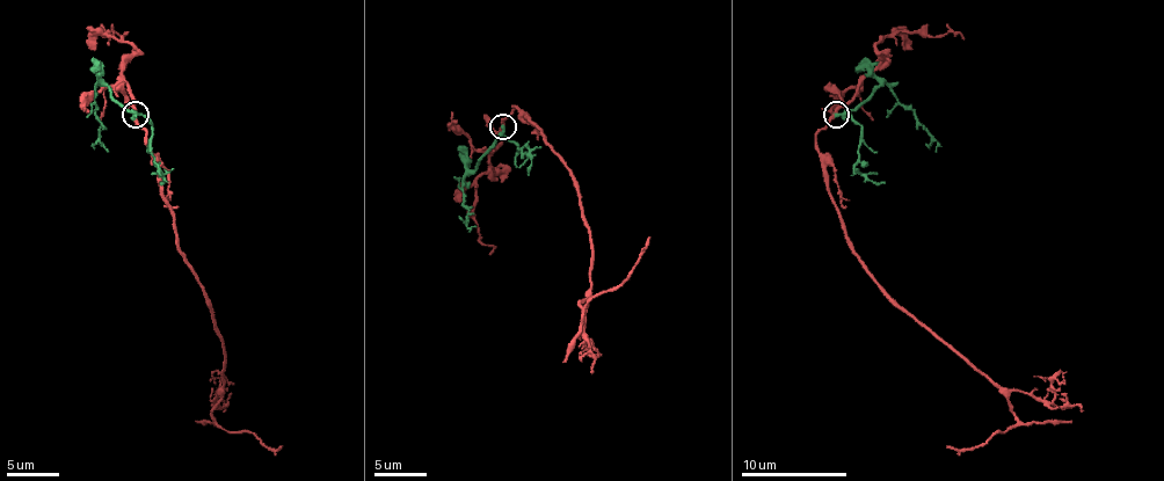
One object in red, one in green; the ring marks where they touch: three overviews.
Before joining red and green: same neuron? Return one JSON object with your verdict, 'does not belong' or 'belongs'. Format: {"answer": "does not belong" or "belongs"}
{"answer": "belongs"}

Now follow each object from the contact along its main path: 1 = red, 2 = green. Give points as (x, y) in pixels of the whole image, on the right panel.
1: (834, 115), (815, 147), (848, 243), (1016, 413), (1008, 431), (984, 444), (947, 446)
2: (837, 115), (855, 110), (879, 84), (884, 84), (933, 141), (937, 152)

